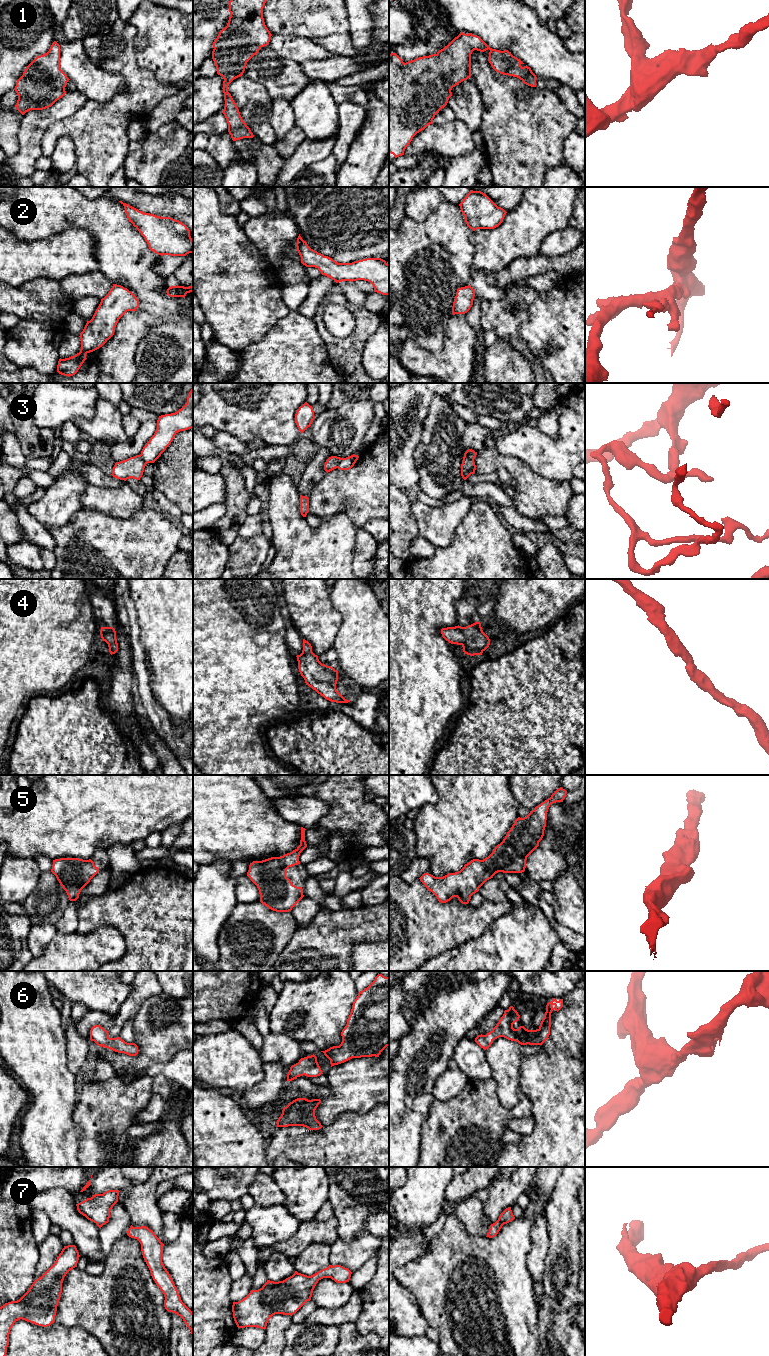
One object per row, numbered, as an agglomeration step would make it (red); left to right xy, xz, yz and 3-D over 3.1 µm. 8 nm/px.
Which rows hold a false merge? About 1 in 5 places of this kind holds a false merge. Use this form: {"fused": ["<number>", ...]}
{"fused": ["3"]}

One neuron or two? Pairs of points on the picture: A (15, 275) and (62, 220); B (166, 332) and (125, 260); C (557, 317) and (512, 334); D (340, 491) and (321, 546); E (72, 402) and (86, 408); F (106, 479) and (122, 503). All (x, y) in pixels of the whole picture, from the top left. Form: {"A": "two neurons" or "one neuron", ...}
{"A": "two neurons", "B": "one neuron", "C": "two neurons", "D": "two neurons", "E": "one neuron", "F": "two neurons"}

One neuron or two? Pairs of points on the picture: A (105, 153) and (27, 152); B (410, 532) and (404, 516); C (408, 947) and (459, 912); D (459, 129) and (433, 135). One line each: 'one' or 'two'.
A: two
B: one
C: one
D: one

